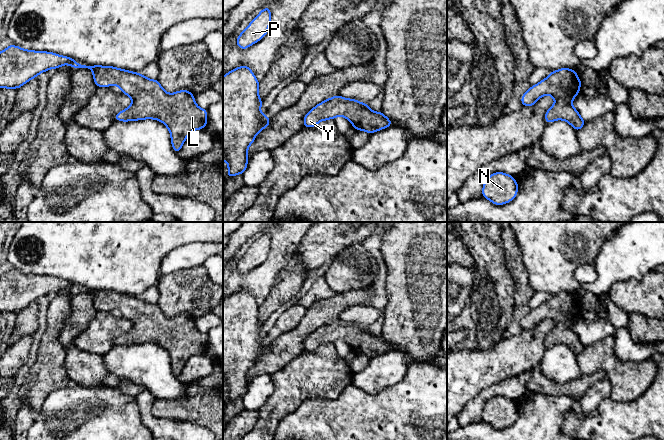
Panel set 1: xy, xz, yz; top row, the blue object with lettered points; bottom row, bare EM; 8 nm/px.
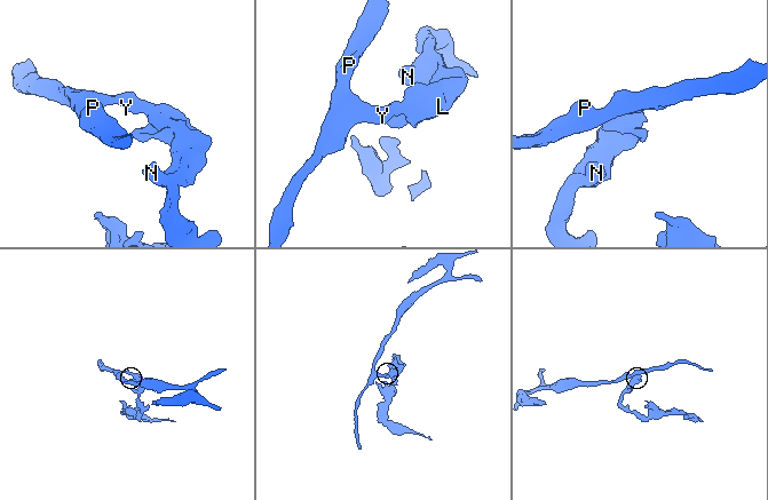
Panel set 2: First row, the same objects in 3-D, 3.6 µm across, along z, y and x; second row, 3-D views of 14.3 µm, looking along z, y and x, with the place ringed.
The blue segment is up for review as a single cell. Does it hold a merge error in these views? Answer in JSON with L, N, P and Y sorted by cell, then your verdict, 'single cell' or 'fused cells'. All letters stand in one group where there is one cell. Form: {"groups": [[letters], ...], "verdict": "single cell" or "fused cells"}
{"groups": [["L", "N", "P", "Y"]], "verdict": "single cell"}

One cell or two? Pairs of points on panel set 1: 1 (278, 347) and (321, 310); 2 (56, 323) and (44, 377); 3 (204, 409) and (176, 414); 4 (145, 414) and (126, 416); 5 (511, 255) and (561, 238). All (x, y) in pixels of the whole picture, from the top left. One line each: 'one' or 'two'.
1: one
2: one
3: one
4: two
5: two

